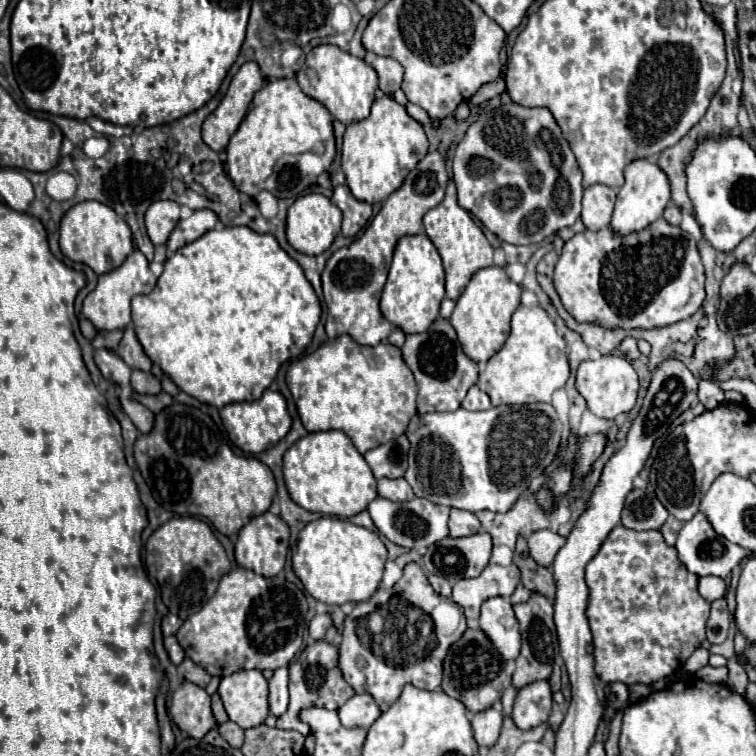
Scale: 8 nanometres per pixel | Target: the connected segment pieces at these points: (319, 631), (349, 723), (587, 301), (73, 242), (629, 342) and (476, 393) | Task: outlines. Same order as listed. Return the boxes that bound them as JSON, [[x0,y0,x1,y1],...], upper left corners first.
[[310,612,332,640],[338,694,382,730],[554,218,704,328],[60,200,134,274],[618,338,640,358],[462,386,492,410]]

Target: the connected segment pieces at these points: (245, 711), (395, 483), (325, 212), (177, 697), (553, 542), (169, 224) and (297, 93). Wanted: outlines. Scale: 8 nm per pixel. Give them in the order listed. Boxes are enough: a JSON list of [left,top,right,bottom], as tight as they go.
[[218,670,268,728],[378,478,414,502],[286,194,342,256],[170,680,216,740],[528,530,566,566],[144,200,180,246],[226,78,336,198]]

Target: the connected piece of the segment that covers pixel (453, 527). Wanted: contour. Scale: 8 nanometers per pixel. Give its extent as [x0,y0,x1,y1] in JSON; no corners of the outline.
[450,508,480,538]

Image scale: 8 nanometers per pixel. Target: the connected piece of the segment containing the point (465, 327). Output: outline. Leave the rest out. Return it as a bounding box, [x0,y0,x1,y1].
[450,266,522,364]

